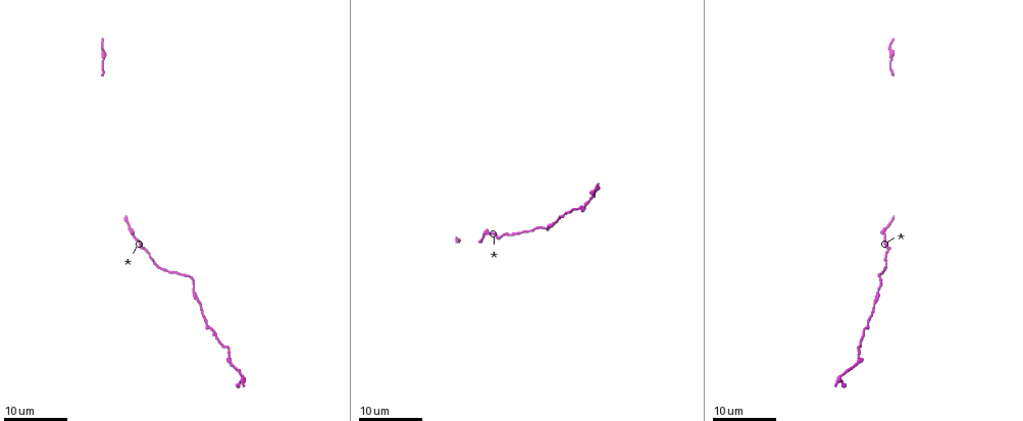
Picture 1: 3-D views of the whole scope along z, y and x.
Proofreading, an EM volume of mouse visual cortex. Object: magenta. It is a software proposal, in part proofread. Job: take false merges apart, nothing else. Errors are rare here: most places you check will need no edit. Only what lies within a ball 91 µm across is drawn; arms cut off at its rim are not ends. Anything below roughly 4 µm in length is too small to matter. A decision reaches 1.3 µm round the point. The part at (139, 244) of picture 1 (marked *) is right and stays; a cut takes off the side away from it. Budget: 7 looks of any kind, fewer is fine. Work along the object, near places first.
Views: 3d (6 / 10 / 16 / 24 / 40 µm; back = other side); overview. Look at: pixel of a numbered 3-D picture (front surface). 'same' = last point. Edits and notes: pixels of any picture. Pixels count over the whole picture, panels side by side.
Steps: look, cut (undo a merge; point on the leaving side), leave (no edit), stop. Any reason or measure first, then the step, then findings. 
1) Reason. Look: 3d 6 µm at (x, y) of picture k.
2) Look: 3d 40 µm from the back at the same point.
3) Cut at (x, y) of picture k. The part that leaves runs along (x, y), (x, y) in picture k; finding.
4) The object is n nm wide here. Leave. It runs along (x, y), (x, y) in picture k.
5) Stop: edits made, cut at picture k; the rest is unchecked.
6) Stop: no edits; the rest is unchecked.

Sudden change in width. Look: 3d 24 µm at (876, 300) of picture 1.

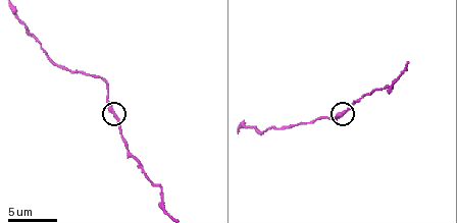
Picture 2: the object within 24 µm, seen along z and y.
Look: 3d 10 µm at (347, 112) of picture 2.

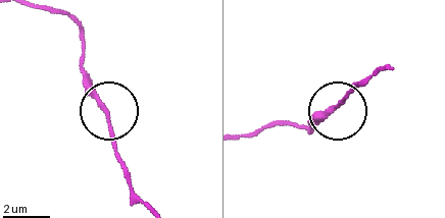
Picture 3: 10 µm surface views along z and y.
The object is 190 nm wide here. Leave. It runs along (64, 13), (80, 29), (82, 75), (109, 116), (122, 167) in picture 3; all the same neuron.

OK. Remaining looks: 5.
Sudden change in width. Look: 3d 10 µm at (160, 193) of picture 2.

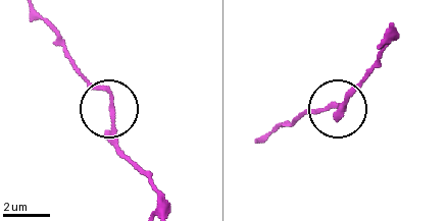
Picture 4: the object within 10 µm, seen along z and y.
Look: 3d 10 µm from the back at (112, 113) of picture 4.

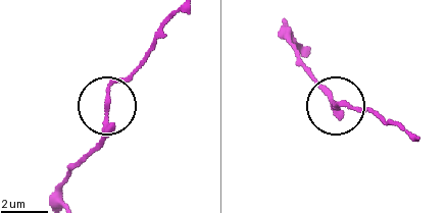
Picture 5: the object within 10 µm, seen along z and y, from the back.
Leave. One neuron here.

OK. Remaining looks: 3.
Calibre changes. Look: 3d 24 µm at (890, 59) of picture 1.

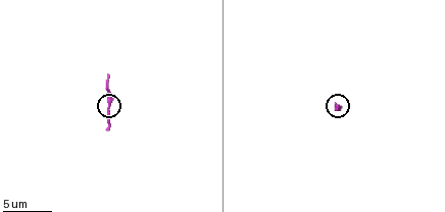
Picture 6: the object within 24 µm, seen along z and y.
Look: 3d 10 µm at (107, 106) of picture 6.

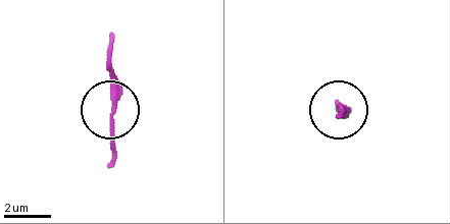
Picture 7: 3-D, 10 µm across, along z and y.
The object is 180 nm wide here. Leave. One neuron here.

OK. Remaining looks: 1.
Stop: no edits; the rest is unchecked.

